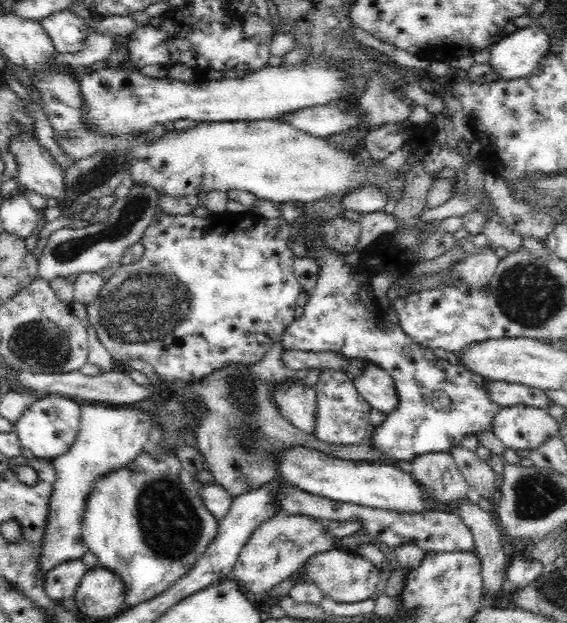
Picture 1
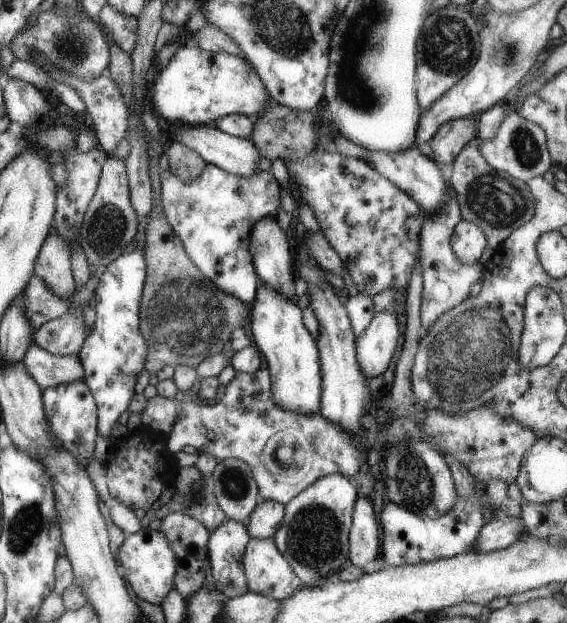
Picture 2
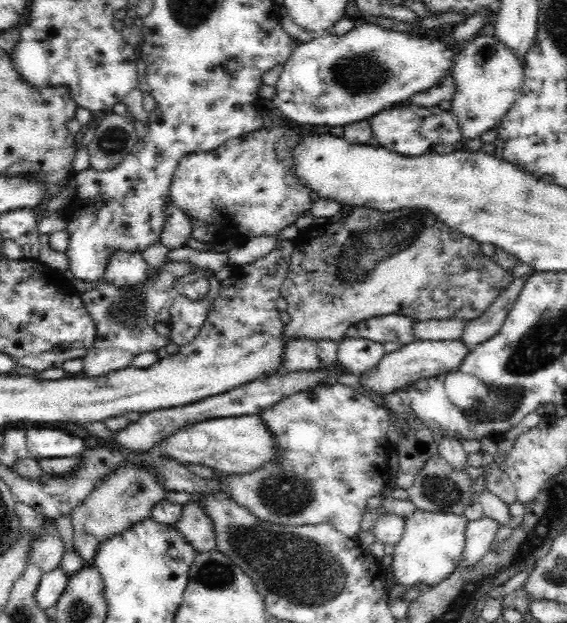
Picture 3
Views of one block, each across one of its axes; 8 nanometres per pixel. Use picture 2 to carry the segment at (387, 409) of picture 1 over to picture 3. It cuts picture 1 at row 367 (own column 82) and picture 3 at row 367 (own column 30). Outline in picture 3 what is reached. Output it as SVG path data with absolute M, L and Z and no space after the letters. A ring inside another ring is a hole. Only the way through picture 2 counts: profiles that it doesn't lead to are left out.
M346 337L337 345L337 362L354 376L369 373L386 354L383 343Z

